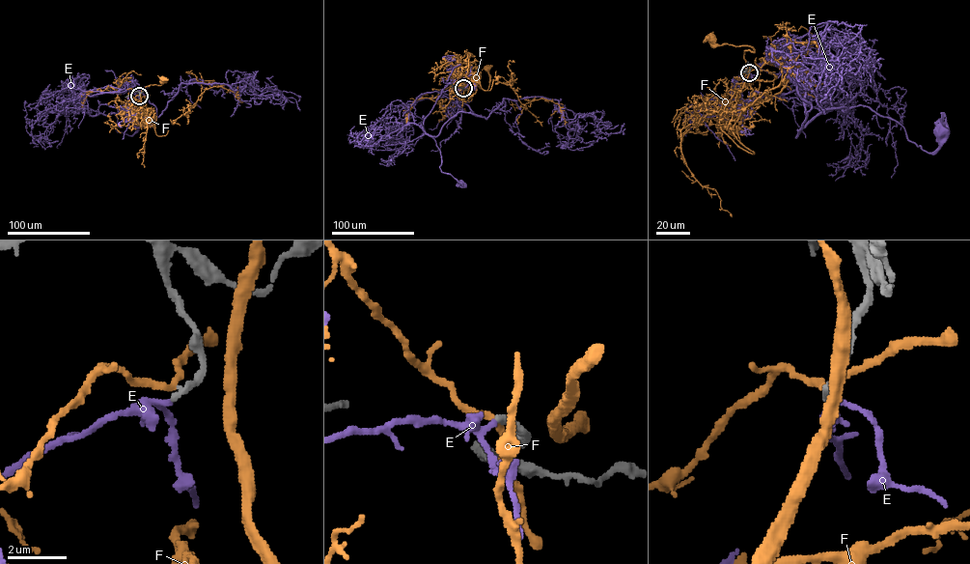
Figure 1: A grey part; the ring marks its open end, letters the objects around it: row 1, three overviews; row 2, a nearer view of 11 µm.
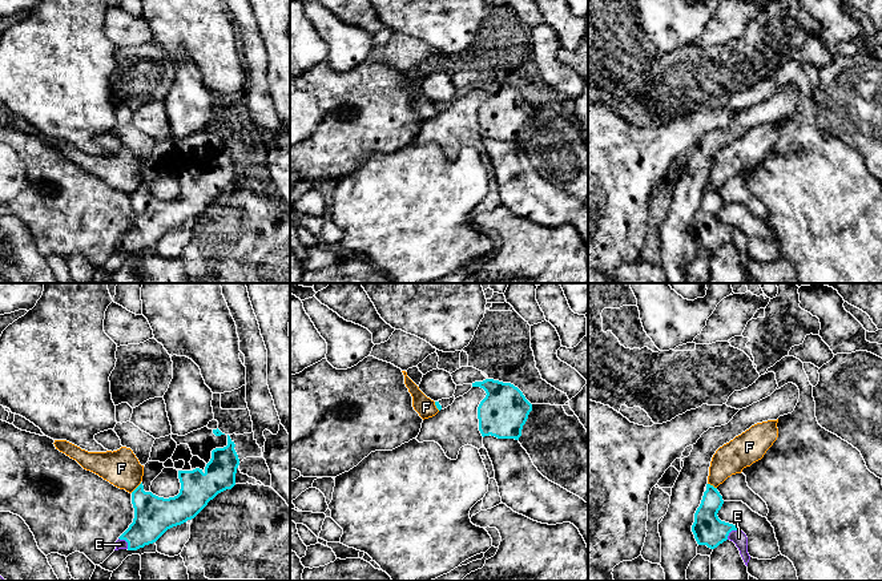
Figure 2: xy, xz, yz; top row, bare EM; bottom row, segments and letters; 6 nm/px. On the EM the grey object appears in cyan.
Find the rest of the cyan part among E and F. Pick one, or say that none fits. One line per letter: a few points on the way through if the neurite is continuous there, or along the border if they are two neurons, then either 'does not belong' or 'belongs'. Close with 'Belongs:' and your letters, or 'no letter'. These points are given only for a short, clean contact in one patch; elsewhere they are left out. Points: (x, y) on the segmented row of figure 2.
E: way yz (708, 529), (731, 531), (738, 537); belongs
F: does not belong
Belongs: E

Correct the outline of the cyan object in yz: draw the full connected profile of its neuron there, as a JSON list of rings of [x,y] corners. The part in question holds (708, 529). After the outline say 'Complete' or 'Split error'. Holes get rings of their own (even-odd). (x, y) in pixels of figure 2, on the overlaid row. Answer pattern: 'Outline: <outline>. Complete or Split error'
Outline: [[[706,484],[700,507],[694,513],[692,532],[698,545],[706,545],[710,549],[717,548],[726,540],[736,544],[740,554],[748,566],[750,556],[748,553],[748,537],[736,525],[721,521],[717,516],[724,504],[722,496],[710,484]]]. Split error

